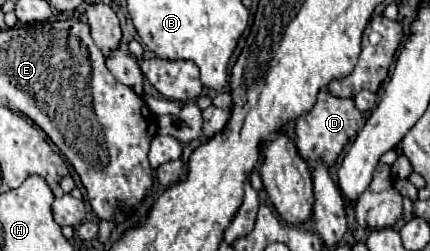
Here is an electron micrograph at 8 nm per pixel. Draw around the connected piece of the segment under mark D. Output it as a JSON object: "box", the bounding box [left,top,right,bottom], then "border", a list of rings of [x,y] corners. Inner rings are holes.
{"box":[296,90,364,166],"border":[[[320,90],[312,110],[302,114],[296,120],[296,146],[298,146],[298,152],[302,154],[302,158],[308,164],[314,162],[314,158],[322,158],[326,162],[326,166],[332,166],[336,162],[336,158],[340,156],[340,152],[344,150],[344,146],[350,140],[356,138],[356,134],[362,126],[364,126],[364,116],[356,108],[352,98],[338,98],[338,96],[332,96],[326,90]]]}

